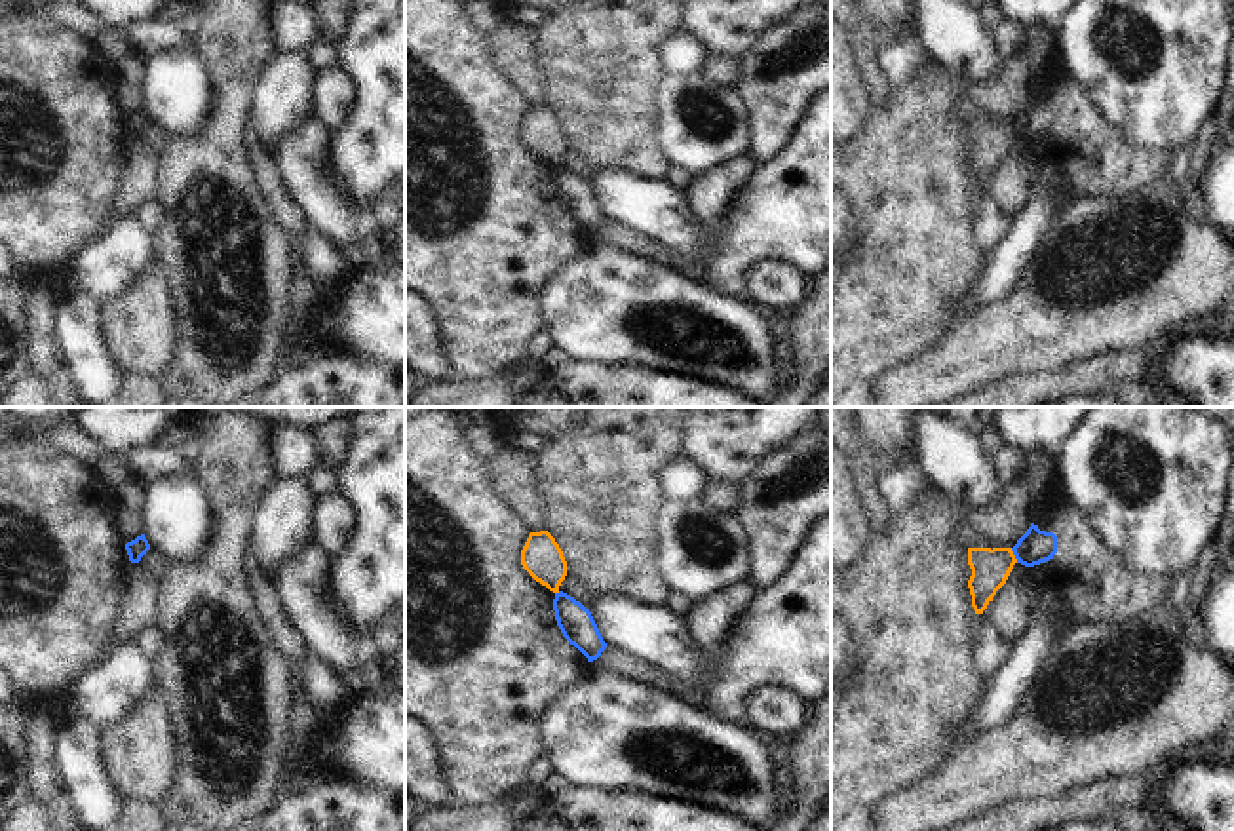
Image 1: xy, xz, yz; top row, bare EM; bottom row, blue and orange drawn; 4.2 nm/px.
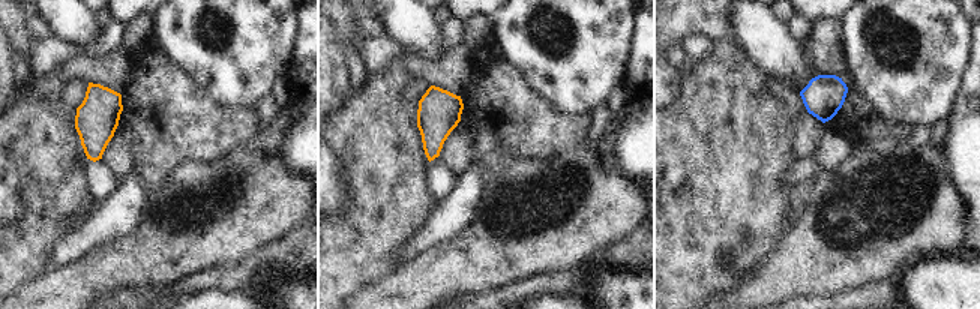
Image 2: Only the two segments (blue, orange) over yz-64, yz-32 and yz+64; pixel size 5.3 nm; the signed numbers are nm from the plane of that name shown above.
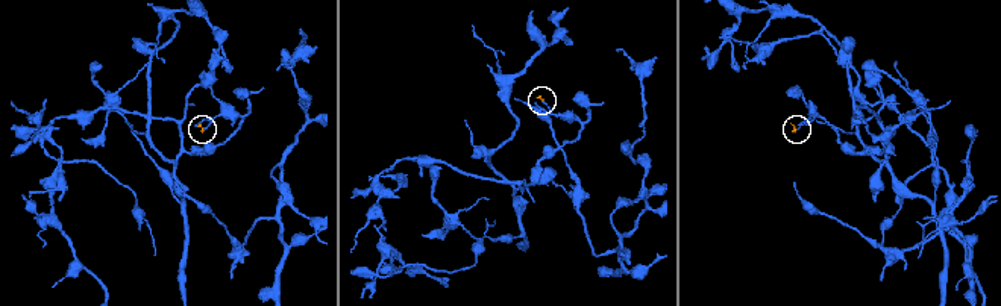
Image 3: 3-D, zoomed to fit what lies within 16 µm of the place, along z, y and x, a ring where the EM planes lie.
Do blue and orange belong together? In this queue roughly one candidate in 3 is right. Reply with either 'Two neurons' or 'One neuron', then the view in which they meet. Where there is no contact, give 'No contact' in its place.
Two neurons. Touches blue in yz

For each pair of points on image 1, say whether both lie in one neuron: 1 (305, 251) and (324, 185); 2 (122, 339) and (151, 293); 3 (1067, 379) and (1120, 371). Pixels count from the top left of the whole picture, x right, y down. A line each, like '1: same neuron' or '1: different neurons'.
1: different neurons
2: same neuron
3: same neuron

